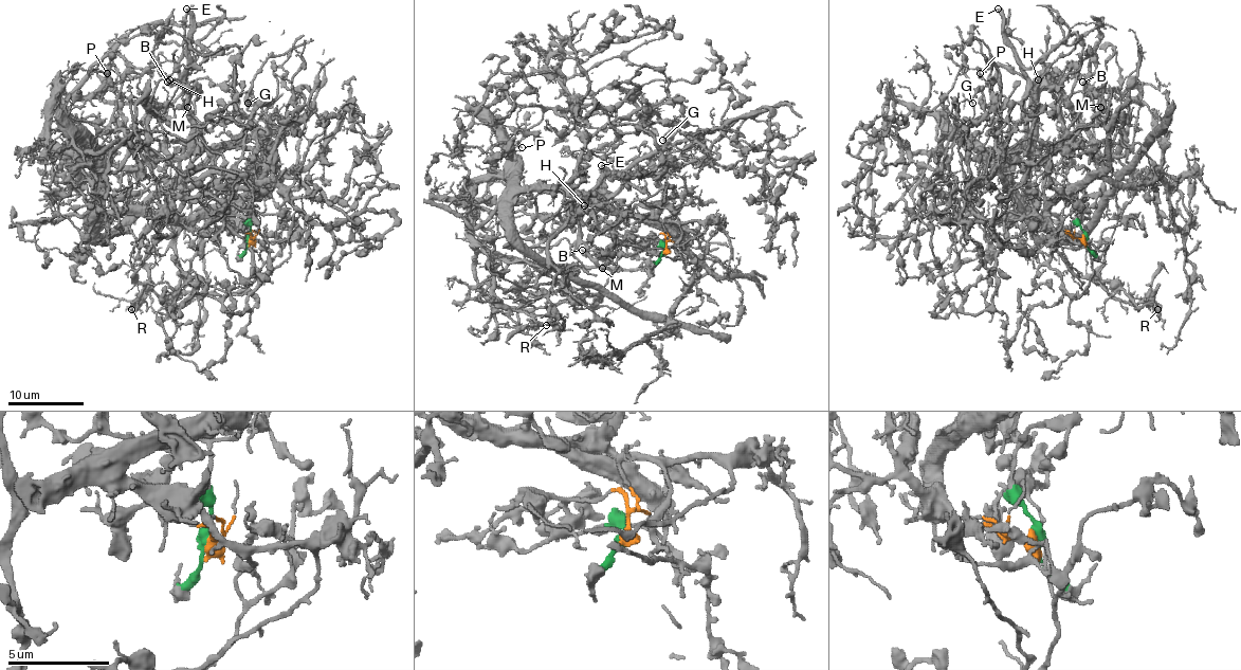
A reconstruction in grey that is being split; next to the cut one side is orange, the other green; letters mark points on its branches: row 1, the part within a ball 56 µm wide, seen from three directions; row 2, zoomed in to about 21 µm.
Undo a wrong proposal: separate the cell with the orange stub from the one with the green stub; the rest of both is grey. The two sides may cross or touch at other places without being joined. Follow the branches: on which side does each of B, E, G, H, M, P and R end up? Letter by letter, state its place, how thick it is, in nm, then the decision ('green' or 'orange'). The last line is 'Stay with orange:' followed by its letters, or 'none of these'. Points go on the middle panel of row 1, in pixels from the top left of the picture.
B: at (582, 250); 480 nm thick; green
E: at (601, 165); 460 nm thick; green
G: at (662, 140); 160 nm thick; orange
H: at (584, 205); 180 nm thick; green
M: at (602, 268); 240 nm thick; green
P: at (522, 147); 120 nm thick; orange
R: at (546, 325); 160 nm thick; orange
Stay with orange: G, P, R

